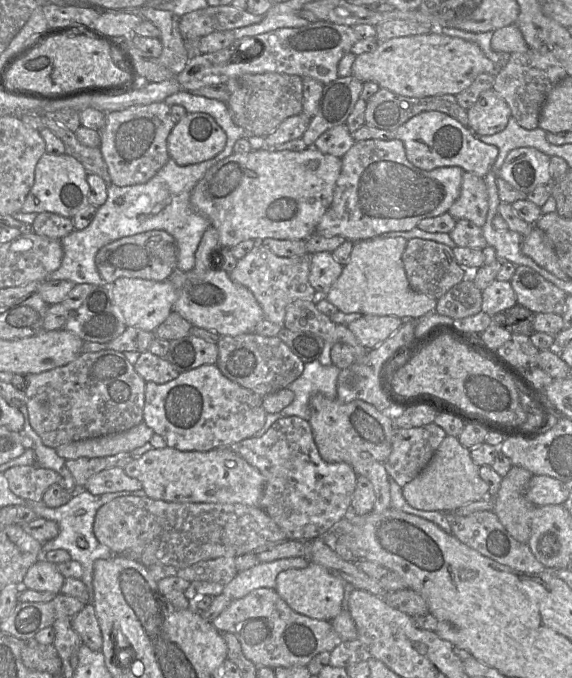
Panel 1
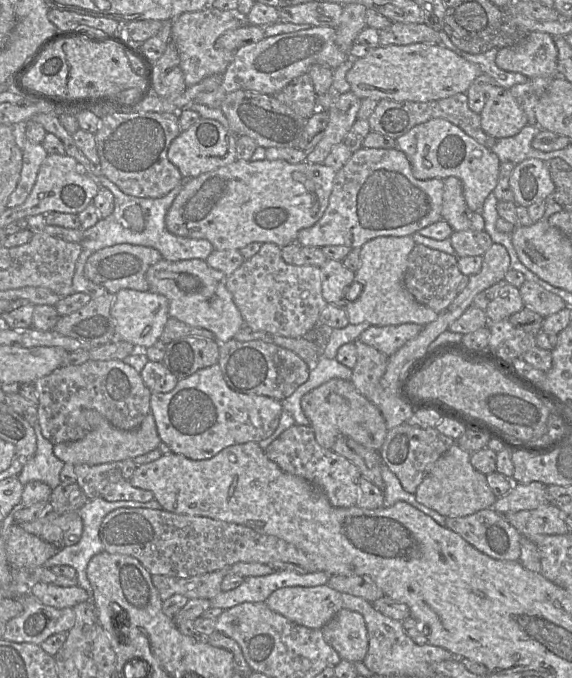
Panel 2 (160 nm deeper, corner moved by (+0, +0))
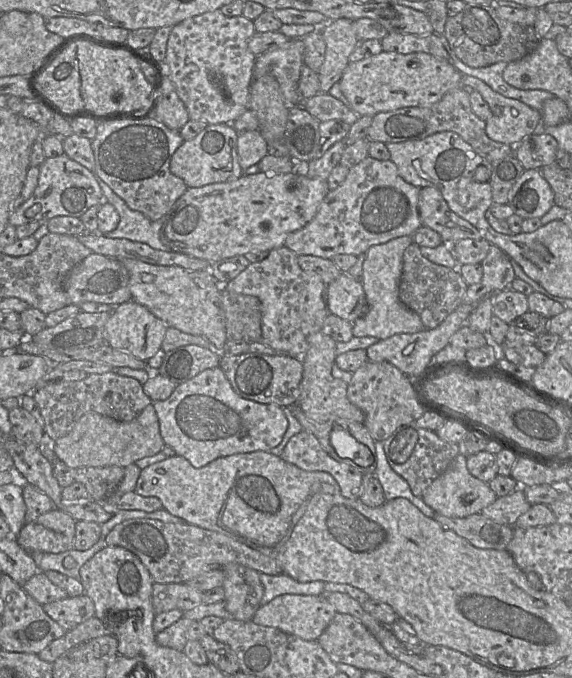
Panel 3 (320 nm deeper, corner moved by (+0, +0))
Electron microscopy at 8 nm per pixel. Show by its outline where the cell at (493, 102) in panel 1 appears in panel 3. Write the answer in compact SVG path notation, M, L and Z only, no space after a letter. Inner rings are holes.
M463 75L463 87L477 91L488 103L491 115L486 120L486 134L495 141L516 147L532 135L541 122L541 113L523 102L494 91L484 81Z

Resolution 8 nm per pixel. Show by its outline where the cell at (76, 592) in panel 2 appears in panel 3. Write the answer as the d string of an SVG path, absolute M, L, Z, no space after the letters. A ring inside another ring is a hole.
M85 594L65 597L42 605L46 614L57 623L67 627L74 626L95 616L93 601Z

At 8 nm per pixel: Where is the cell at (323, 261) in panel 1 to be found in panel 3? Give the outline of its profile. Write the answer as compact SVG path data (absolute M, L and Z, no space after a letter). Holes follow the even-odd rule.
M342 272L326 286L326 306L328 313L350 323L368 312L367 298L361 281Z

